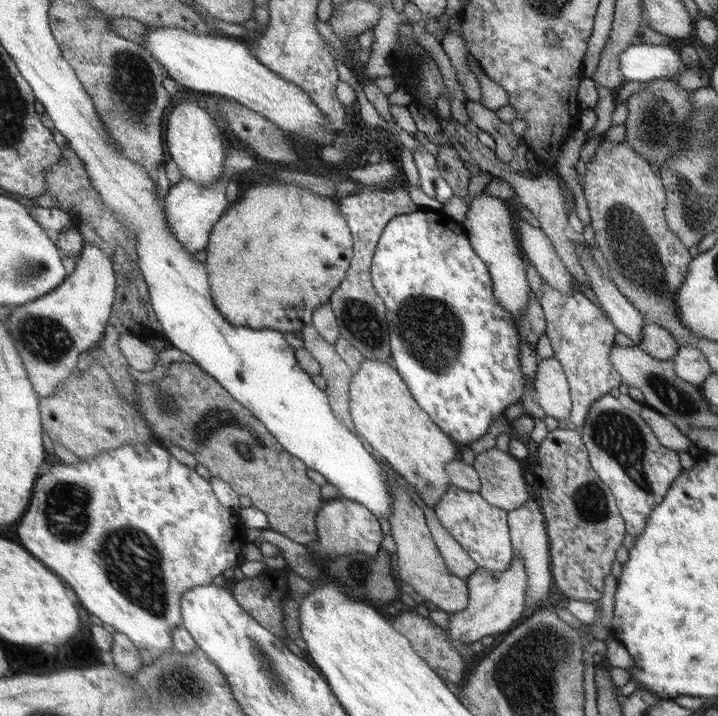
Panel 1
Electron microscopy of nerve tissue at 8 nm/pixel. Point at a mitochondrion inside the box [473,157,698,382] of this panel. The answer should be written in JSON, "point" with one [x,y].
{"point":[634,252]}

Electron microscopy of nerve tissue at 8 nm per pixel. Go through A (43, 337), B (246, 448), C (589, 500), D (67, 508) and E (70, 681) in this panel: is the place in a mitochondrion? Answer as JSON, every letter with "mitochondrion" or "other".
{"A":"mitochondrion","B":"mitochondrion","C":"mitochondrion","D":"mitochondrion","E":"other"}

